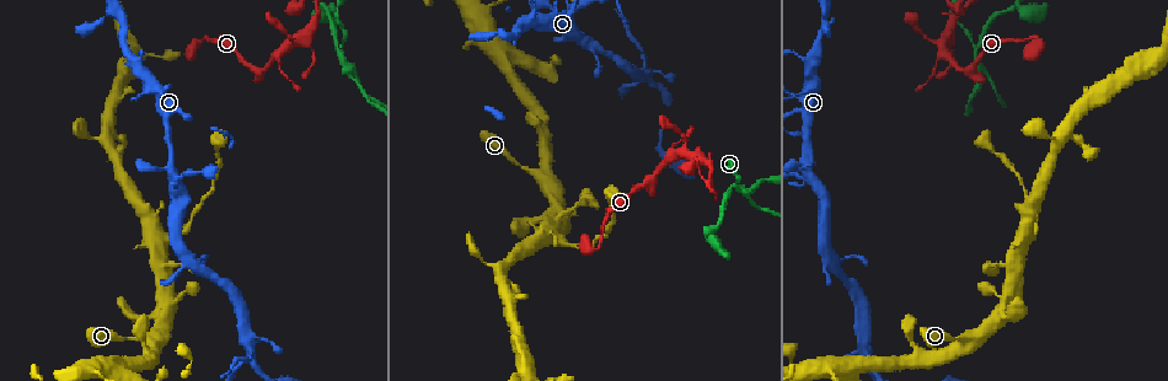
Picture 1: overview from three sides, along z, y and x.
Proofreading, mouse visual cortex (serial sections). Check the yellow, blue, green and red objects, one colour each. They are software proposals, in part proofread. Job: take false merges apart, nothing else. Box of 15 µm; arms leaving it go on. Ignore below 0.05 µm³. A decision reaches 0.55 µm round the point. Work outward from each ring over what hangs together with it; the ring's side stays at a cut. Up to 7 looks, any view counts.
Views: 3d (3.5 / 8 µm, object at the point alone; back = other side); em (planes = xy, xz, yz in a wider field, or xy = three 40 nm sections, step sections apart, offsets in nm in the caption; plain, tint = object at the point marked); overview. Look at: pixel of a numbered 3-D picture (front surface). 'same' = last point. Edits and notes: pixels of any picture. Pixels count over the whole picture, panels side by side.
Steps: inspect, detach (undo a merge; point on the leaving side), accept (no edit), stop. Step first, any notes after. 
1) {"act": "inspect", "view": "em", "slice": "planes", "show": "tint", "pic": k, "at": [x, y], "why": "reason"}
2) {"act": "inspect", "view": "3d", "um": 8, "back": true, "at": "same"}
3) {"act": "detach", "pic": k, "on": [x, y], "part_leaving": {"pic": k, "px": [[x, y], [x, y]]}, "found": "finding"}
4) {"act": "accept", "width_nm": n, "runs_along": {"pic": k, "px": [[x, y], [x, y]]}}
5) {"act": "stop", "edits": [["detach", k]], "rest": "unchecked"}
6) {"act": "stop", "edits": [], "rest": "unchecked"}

{"act": "inspect", "view": "3d", "um": 3.5, "pic": 1, "at": [942, 41], "why": "sharp bend"}

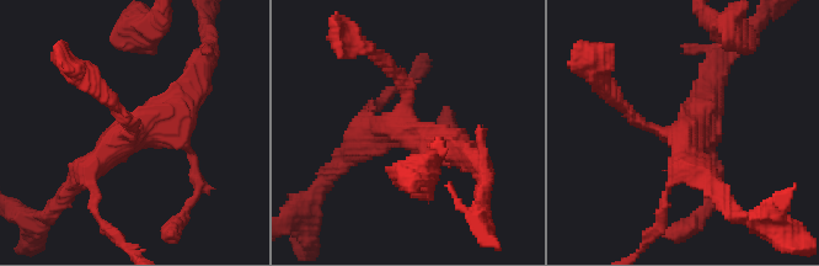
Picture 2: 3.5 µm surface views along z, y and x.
{"act": "inspect", "view": "em", "slice": "planes", "show": "tint", "pic": 2, "at": [686, 132]}

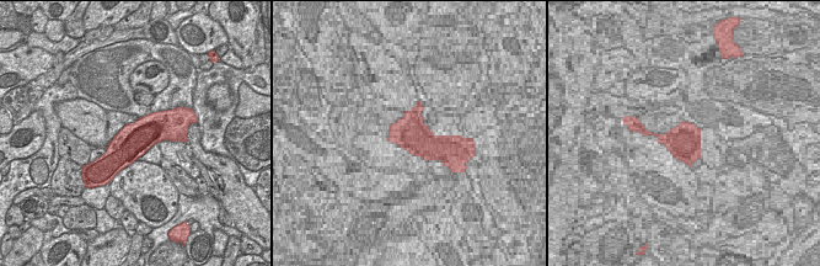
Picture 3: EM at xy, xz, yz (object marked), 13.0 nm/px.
{"act": "accept", "width_nm": 460, "runs_along": {"pic": 2, "px": [[73, 187], [189, 85]]}, "found": "continuous, no second cell"}

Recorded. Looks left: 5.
{"act": "inspect", "view": "3d", "um": 8, "pic": 1, "at": [974, 47], "why": "sharp bend"}

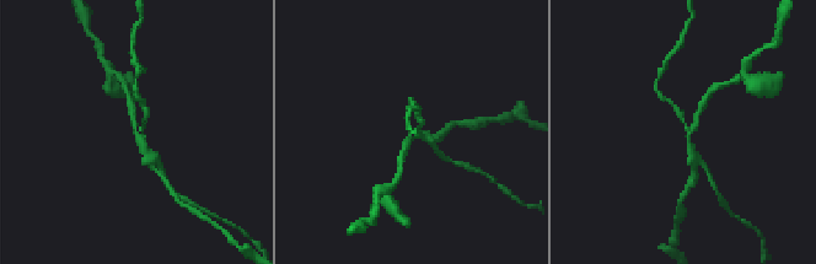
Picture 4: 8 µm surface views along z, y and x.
{"act": "inspect", "view": "3d", "um": 3.5, "pic": 4, "at": [418, 129], "why": "closer look"}

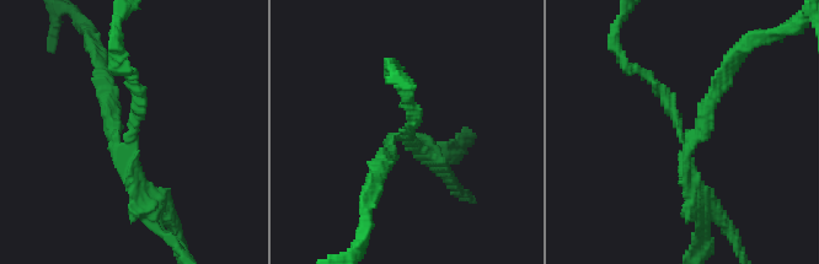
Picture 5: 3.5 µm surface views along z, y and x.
{"act": "inspect", "view": "em", "slice": "planes", "show": "tint", "pic": 5, "at": [678, 134]}

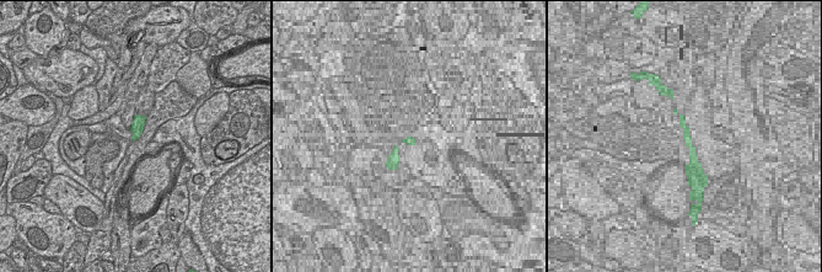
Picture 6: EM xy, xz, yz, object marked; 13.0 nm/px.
{"act": "detach", "pic": 5, "on": [706, 111], "arms": 3, "part_leaving": {"pic": 5, "px": [[684, 143], [702, 132], [740, 52]]}, "found": "two cells meet here"}

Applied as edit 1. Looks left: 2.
{"act": "stop", "edits": [["detach", 5]], "rest": "unchecked"}

